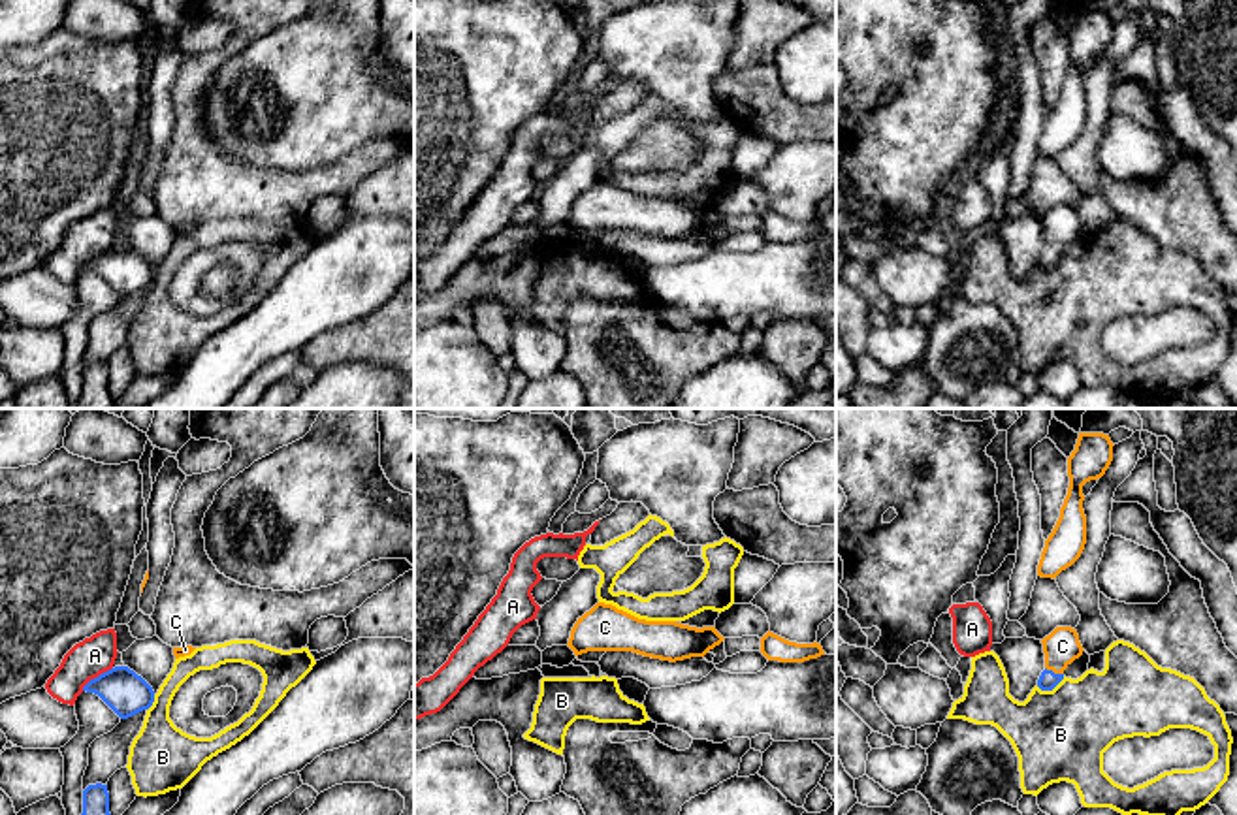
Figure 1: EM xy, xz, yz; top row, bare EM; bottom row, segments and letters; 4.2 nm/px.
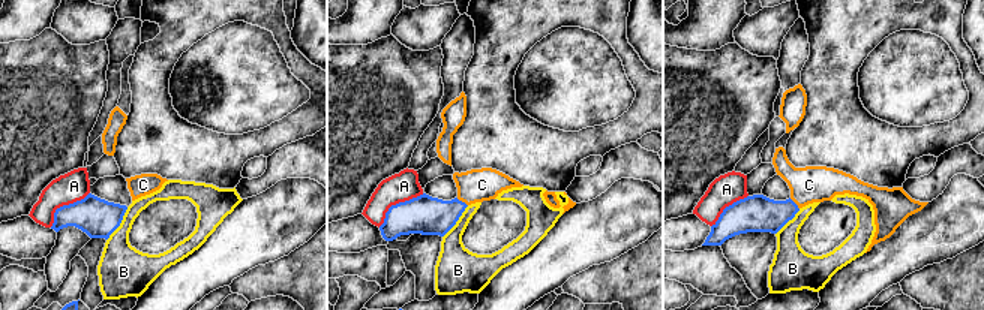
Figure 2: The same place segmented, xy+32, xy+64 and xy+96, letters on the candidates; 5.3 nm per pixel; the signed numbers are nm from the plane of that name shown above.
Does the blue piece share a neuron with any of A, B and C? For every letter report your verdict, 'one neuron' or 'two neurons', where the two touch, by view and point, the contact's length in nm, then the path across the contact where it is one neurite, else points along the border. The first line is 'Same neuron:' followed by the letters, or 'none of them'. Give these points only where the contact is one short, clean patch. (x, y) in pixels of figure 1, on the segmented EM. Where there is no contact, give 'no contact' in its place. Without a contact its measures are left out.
Same neuron: C
A: two neurons; contact xy (98, 676); length 170 nm; border xy (112, 667), (81, 689)
B: two neurons; contact yz (1049, 689); length 130 nm
C: one neuron; contact yz (1053, 672); length 90 nm; way yz (1047, 680), (1053, 672), (1062, 646)

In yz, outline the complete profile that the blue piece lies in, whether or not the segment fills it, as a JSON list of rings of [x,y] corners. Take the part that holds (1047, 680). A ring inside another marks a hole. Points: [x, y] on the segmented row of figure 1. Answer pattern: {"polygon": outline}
{"polygon": [[[1056,627],[1041,640],[1045,653],[1045,670],[1037,679],[1041,691],[1052,691],[1062,679],[1064,670],[1083,655],[1079,634],[1071,627]]]}

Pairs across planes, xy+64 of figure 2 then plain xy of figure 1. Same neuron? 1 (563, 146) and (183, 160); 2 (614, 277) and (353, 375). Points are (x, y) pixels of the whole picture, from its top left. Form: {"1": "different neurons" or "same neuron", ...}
{"1": "same neuron", "2": "different neurons"}

